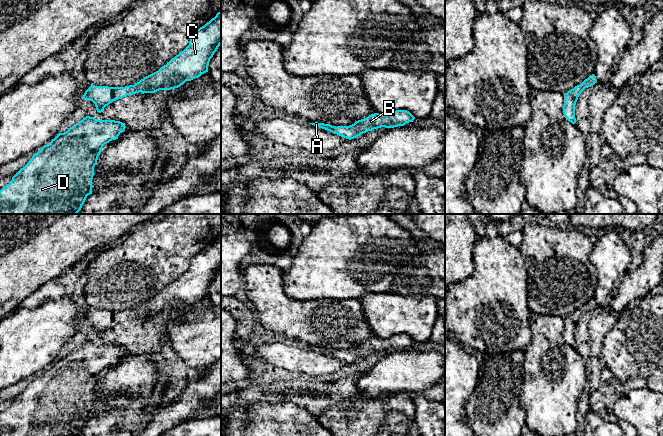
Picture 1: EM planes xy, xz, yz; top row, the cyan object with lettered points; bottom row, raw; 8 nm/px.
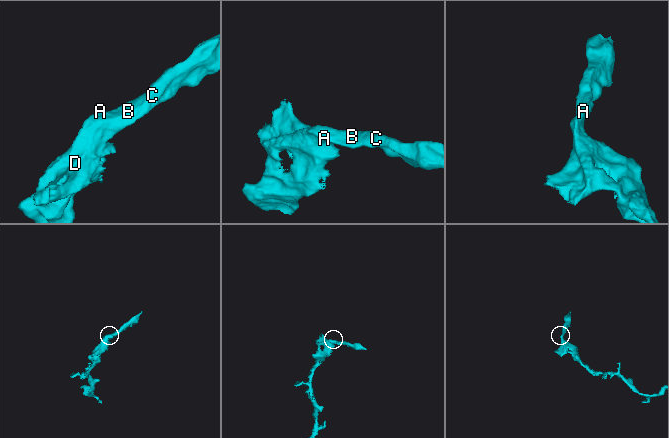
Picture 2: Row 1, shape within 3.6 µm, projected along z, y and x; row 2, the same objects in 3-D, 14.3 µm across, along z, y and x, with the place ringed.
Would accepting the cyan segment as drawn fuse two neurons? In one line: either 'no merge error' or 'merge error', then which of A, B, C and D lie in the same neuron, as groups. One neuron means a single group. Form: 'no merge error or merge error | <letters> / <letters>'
no merge error | A B C D

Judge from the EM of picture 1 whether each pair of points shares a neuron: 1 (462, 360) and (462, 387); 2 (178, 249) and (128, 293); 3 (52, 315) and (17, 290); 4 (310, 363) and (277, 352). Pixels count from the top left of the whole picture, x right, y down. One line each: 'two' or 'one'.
1: one
2: one
3: two
4: one

